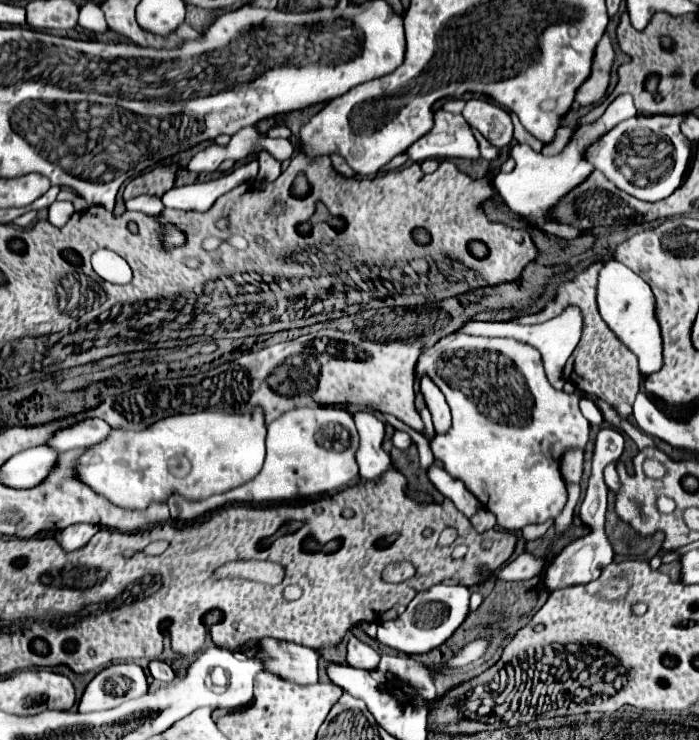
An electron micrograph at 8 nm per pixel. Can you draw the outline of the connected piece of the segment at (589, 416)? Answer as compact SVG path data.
M583 397L579 405L581 405L581 413L583 413L583 417L585 417L591 425L601 425L601 423L603 423L603 415L601 415L599 407L597 407L591 399Z

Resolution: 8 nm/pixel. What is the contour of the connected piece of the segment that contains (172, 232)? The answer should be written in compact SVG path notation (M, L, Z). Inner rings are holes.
M165 225L165 245L183 245L185 243L185 237L181 231L177 231L175 227L171 225Z

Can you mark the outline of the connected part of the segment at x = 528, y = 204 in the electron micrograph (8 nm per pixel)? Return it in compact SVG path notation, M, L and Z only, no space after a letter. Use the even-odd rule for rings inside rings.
M619 95L595 123L581 125L577 129L575 137L571 139L571 143L567 145L567 149L561 155L545 157L543 153L535 153L529 145L515 145L513 153L511 153L515 163L517 163L515 169L511 173L499 174L494 179L494 186L501 195L501 199L505 201L505 205L513 213L525 217L531 227L537 227L547 235L555 235L555 237L567 239L567 241L573 241L573 239L581 237L585 233L585 229L569 227L567 223L561 223L555 217L553 209L561 203L563 197L567 197L577 185L587 181L587 177L595 171L595 167L587 159L583 159L585 149L589 149L599 137L603 137L607 131L611 131L611 127L619 125L621 121L631 119L635 115L637 115L637 111L635 111L631 95Z

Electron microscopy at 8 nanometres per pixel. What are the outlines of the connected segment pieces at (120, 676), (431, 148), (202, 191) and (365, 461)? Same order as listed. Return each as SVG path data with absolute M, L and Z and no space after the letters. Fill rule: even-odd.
M135 663L111 665L95 675L95 679L87 685L81 701L79 711L105 711L119 707L121 703L145 695L149 689L147 677L143 669Z
M441 109L435 113L435 127L431 133L415 141L415 147L411 147L407 155L411 161L421 163L431 157L478 159L480 151L463 115L453 115ZM439 135L447 135L447 139L439 139Z
M249 161L241 167L237 167L233 173L207 181L207 183L193 183L193 185L185 185L185 187L173 187L171 191L167 191L161 199L165 207L171 209L183 209L183 211L209 211L215 201L229 193L231 189L235 189L241 183L247 183L251 179L255 179L259 173L259 163L257 161Z
M355 413L355 425L361 437L359 449L355 453L361 479L377 479L387 469L393 467L389 453L383 451L385 425L371 413Z

